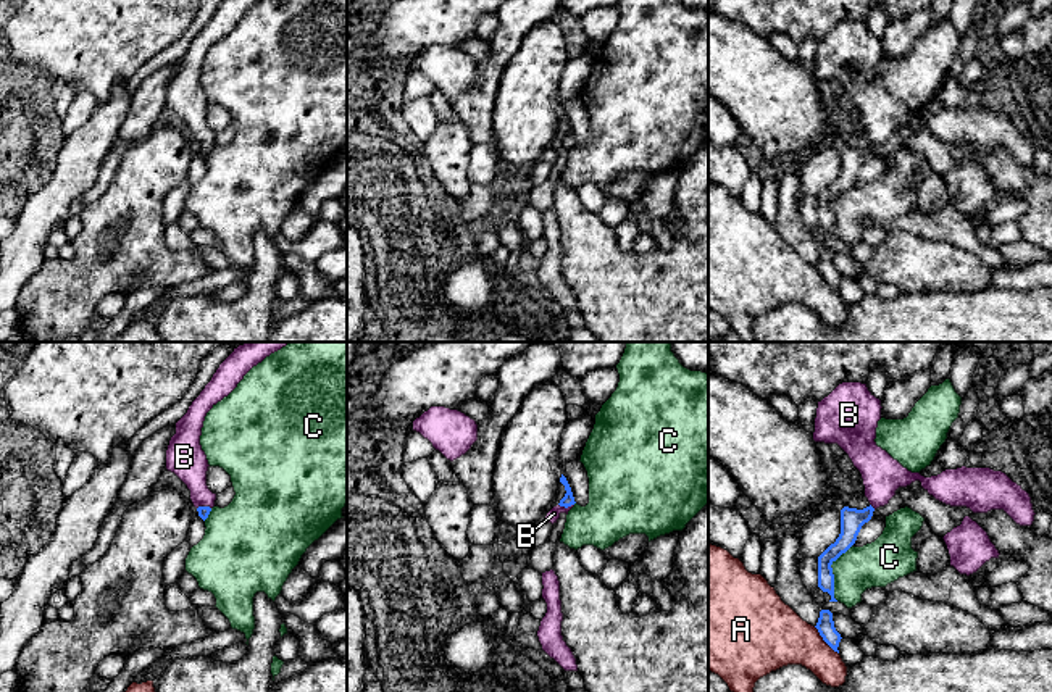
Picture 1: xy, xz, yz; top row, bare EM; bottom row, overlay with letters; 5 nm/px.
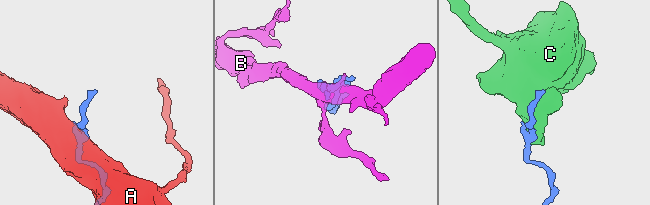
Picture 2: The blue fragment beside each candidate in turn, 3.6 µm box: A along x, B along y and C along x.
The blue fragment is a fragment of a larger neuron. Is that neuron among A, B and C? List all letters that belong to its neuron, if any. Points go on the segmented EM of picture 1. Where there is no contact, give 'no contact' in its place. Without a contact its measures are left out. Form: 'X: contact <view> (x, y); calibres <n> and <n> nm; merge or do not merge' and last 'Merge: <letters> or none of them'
A: contact yz (825, 641); calibres 90 and 320 nm; do not merge
B: contact xz (567, 507); calibres 60 and 60 nm; merge
C: contact yz (831, 573); calibres 100 and 220 nm; do not merge
Merge: B

